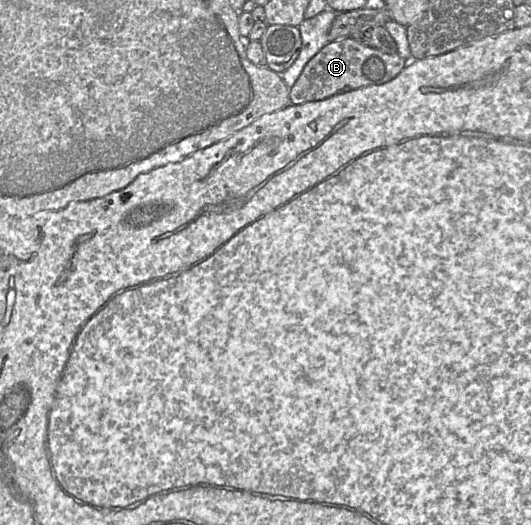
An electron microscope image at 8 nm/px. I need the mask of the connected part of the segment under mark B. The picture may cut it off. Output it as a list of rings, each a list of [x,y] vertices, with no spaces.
[[[352,37],[329,42],[304,67],[290,89],[290,103],[303,104],[325,99],[339,92],[353,91],[371,85],[382,85],[398,76],[408,62],[397,53],[383,53],[358,43]]]

